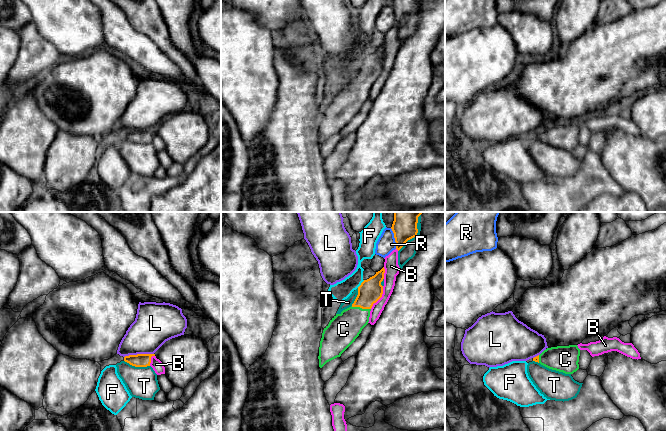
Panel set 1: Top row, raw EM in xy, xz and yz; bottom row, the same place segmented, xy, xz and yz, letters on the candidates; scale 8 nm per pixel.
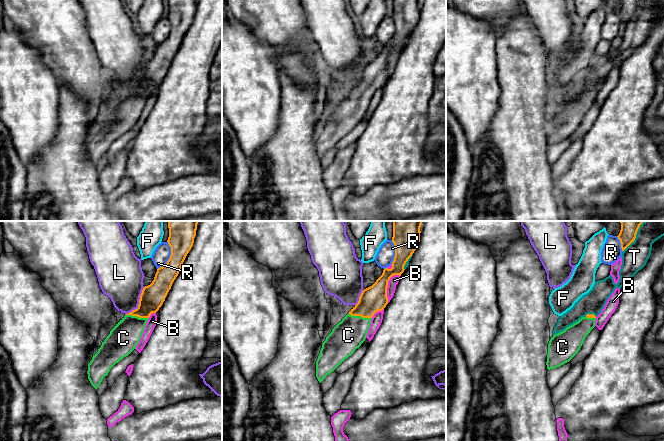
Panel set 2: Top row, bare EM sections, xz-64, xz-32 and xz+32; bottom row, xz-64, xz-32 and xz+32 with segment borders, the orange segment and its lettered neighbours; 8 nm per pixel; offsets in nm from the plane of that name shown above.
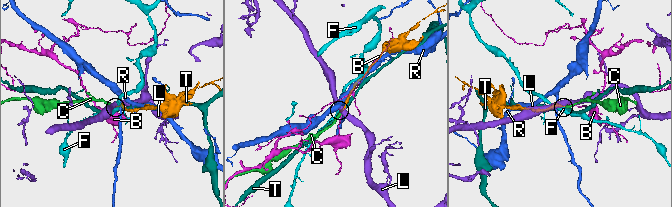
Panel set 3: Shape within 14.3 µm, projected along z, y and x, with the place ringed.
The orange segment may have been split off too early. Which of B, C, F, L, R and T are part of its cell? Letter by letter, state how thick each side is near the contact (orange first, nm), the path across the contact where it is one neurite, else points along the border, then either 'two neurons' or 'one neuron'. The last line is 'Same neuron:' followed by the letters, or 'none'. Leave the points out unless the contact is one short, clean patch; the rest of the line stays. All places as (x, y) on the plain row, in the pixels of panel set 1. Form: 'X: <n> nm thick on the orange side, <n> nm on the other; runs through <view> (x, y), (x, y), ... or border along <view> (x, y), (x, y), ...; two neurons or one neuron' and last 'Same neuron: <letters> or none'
B: 190 nm thick on the orange side, 120 nm on the other; border along xz (383, 62), (381, 72), (370, 84); two neurons
C: 190 nm thick on the orange side, 240 nm on the other; runs through xz (370, 67), (361, 83), (359, 89), (343, 105); one neuron
F: 190 nm thick on the orange side, 150 nm on the other; two neurons
L: 110 nm thick on the orange side, 300 nm on the other; border along xy (153, 129), (129, 130), (124, 133); two neurons
R: 140 nm thick on the orange side, 150 nm on the other; two neurons
T: 140 nm thick on the orange side, 120 nm on the other; two neurons
Same neuron: C

